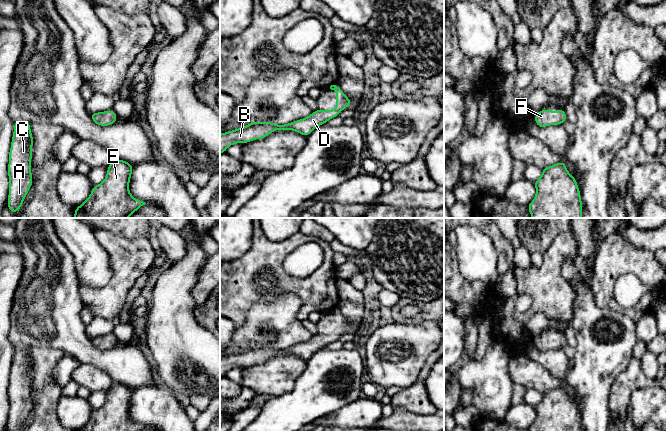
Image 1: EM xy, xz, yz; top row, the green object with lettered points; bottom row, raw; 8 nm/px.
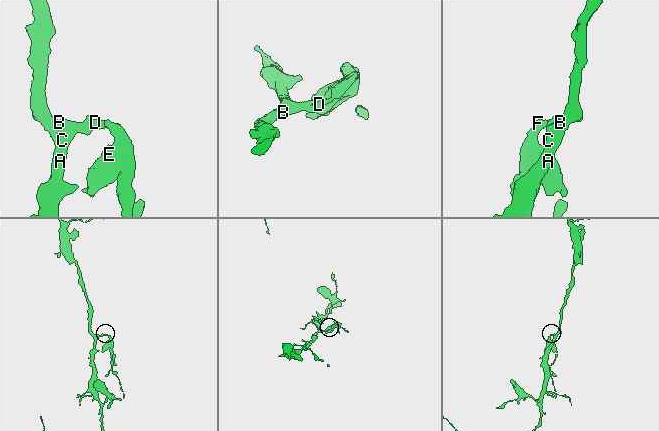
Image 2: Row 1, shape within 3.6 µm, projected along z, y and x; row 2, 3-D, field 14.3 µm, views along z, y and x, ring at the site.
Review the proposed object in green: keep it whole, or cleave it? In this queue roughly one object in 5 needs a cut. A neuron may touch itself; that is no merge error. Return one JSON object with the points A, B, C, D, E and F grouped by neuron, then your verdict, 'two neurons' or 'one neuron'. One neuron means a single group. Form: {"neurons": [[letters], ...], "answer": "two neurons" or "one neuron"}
{"neurons": [["A", "B", "C", "D", "E", "F"]], "answer": "one neuron"}

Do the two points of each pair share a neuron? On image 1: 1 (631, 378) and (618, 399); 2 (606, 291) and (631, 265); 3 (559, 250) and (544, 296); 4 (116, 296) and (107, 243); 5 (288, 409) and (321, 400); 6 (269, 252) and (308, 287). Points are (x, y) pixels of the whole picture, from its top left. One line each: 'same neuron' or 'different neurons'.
1: same neuron
2: same neuron
3: same neuron
4: same neuron
5: same neuron
6: same neuron

